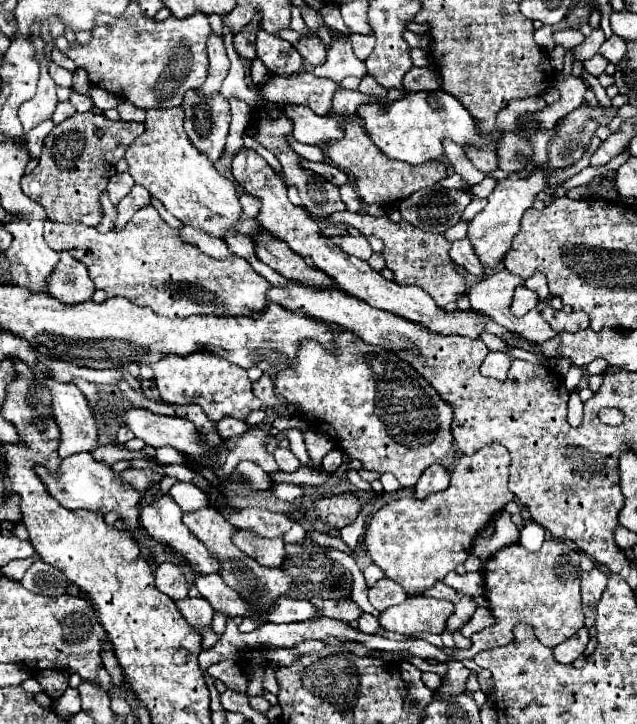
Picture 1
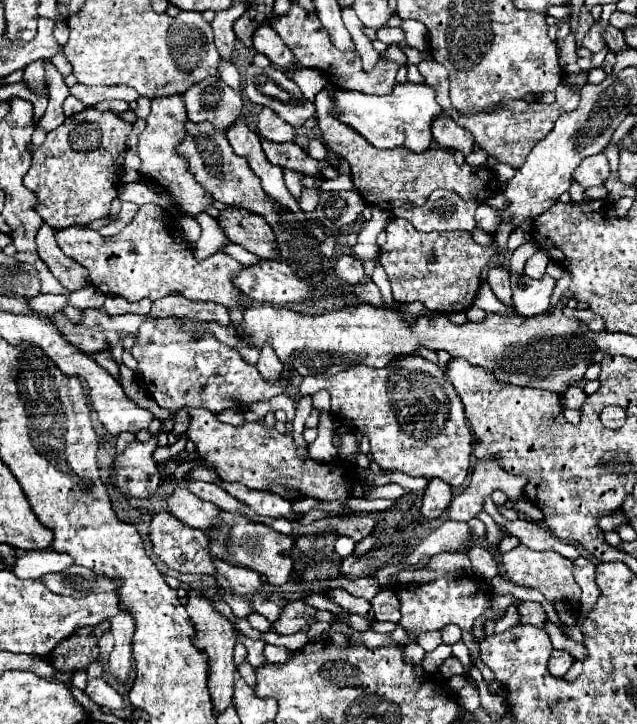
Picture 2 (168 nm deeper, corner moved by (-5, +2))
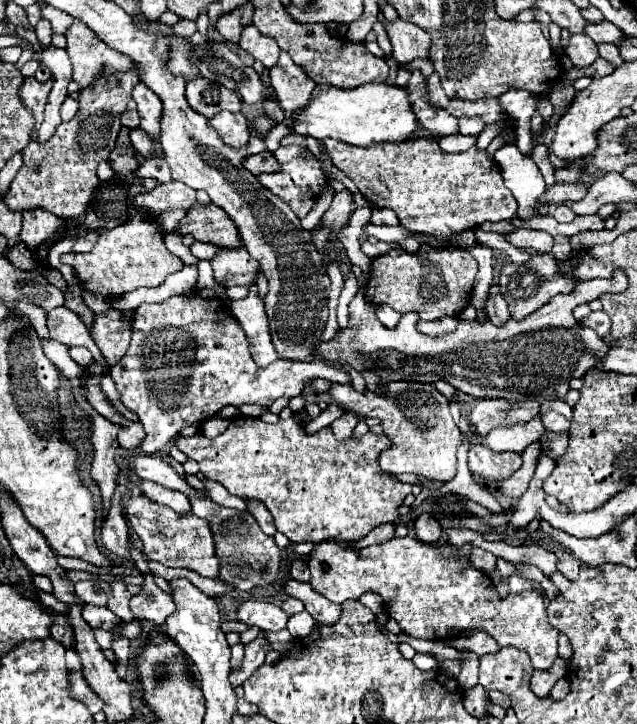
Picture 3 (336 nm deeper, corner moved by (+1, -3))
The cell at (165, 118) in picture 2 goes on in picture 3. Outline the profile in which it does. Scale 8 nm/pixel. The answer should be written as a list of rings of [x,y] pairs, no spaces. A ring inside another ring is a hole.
[[[142,82],[134,88],[132,98],[138,104],[140,128],[148,134],[150,140],[158,142],[158,138],[160,138],[160,120],[162,120],[162,100]]]

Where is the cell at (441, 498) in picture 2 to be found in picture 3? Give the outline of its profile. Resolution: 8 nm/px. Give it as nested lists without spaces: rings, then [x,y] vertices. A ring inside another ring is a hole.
[[[420,514],[418,520],[414,522],[414,528],[416,528],[418,540],[422,540],[422,542],[432,544],[432,542],[440,540],[442,528],[440,528],[440,522],[432,514]]]

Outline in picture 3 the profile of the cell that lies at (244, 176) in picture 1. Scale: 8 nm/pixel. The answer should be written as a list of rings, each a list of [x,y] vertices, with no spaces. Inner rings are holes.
[[[220,112],[218,116],[214,116],[214,120],[210,120],[210,126],[216,128],[224,144],[230,148],[244,148],[248,144],[250,130],[246,118],[240,112]]]

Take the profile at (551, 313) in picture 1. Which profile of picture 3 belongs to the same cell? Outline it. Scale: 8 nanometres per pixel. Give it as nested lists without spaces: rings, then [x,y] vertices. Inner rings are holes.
[[[598,310],[598,312],[590,312],[586,318],[580,320],[582,326],[588,326],[588,328],[594,328],[600,336],[606,336],[610,332],[610,318],[606,316],[606,312]]]

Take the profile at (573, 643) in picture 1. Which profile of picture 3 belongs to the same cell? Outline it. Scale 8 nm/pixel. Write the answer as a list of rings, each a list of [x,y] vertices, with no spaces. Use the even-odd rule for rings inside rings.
[[[556,658],[548,670],[534,670],[532,680],[530,680],[530,688],[538,696],[548,696],[550,690],[554,688],[554,684],[560,678],[564,678],[564,674],[566,674],[566,660]]]

